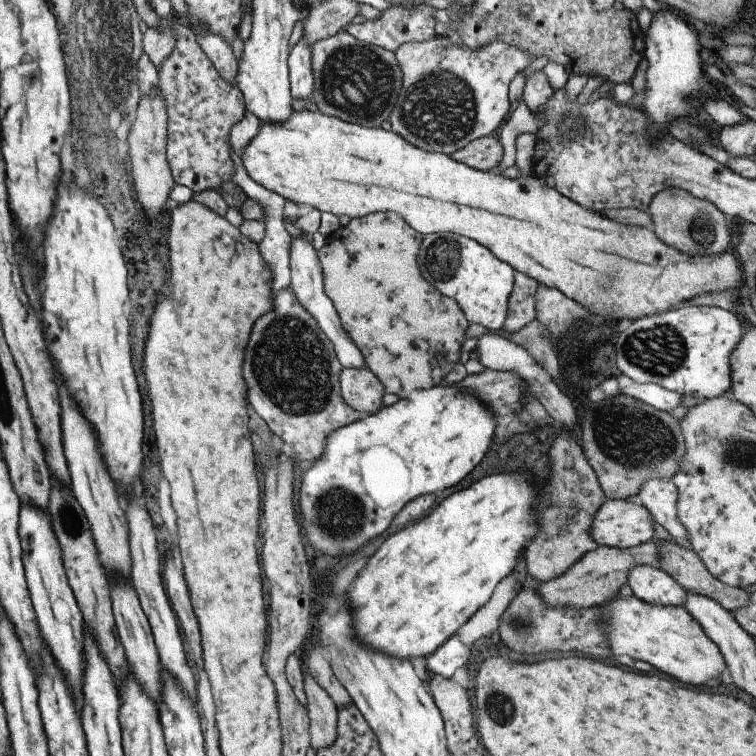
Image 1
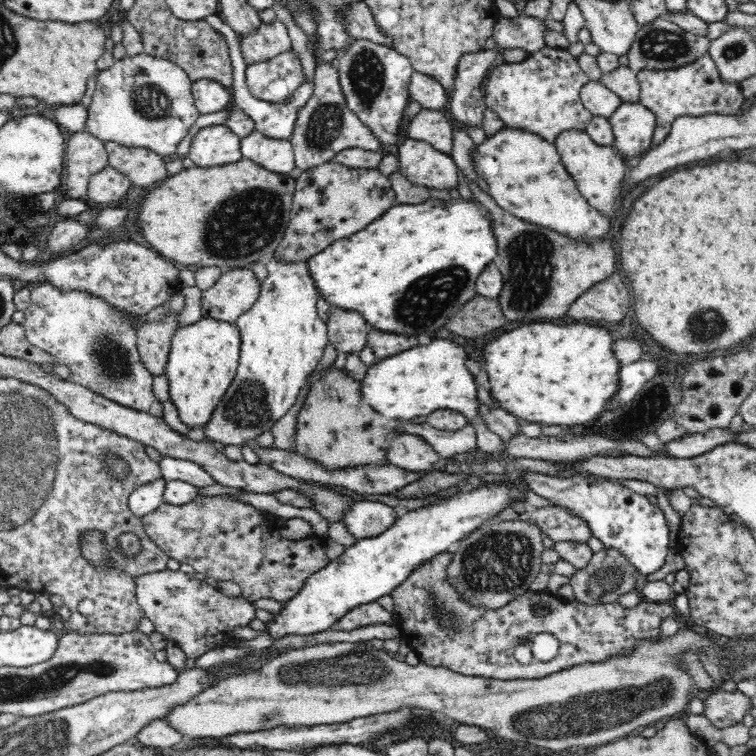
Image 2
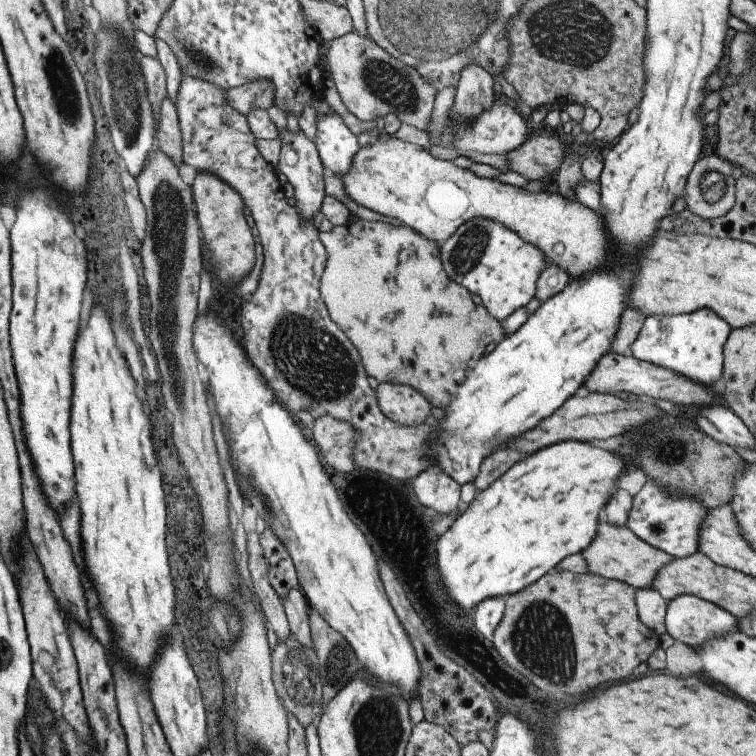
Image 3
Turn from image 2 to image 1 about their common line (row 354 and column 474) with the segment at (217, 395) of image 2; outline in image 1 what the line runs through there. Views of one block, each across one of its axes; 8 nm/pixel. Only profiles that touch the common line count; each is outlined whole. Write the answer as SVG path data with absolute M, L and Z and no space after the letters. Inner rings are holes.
M303 109L292 113L292 116L281 125L261 123L258 135L248 144L244 155L241 157L245 169L248 171L252 180L255 180L258 184L270 190L276 191L280 196L283 196L285 200L293 200L304 209L312 208L319 210L321 213L332 213L338 216L346 214L346 216L350 216L352 219L362 218L374 212L388 212L388 210L392 210L392 212L400 214L416 232L420 232L420 234L424 234L424 236L426 236L426 234L432 234L432 232L440 232L458 233L459 235L470 237L486 246L486 248L489 248L500 260L513 266L516 271L527 274L530 278L537 280L540 285L547 286L548 288L558 288L562 294L566 294L568 298L580 302L580 304L586 306L590 312L594 312L594 314L598 314L598 316L612 318L612 320L622 320L622 318L636 320L636 318L642 318L642 316L652 316L652 314L658 314L658 312L676 308L676 306L680 306L680 304L684 304L684 302L688 302L688 300L692 300L694 296L700 296L700 294L732 293L740 299L744 292L745 266L743 269L743 264L740 260L730 252L724 251L720 254L700 256L682 254L680 250L674 250L672 246L664 244L664 242L662 242L652 230L648 230L648 228L624 226L624 224L618 224L618 222L614 222L614 220L610 220L610 218L604 218L600 212L594 212L594 210L588 210L588 208L584 208L584 206L578 206L577 202L562 196L554 187L548 186L545 178L542 179L533 174L531 177L523 176L513 179L505 177L502 174L492 174L491 171L481 171L454 160L450 155L418 148L410 144L398 133L392 130L387 131L381 126L365 127L361 124L343 121L338 117L331 117L324 113L311 112L310 110Z

